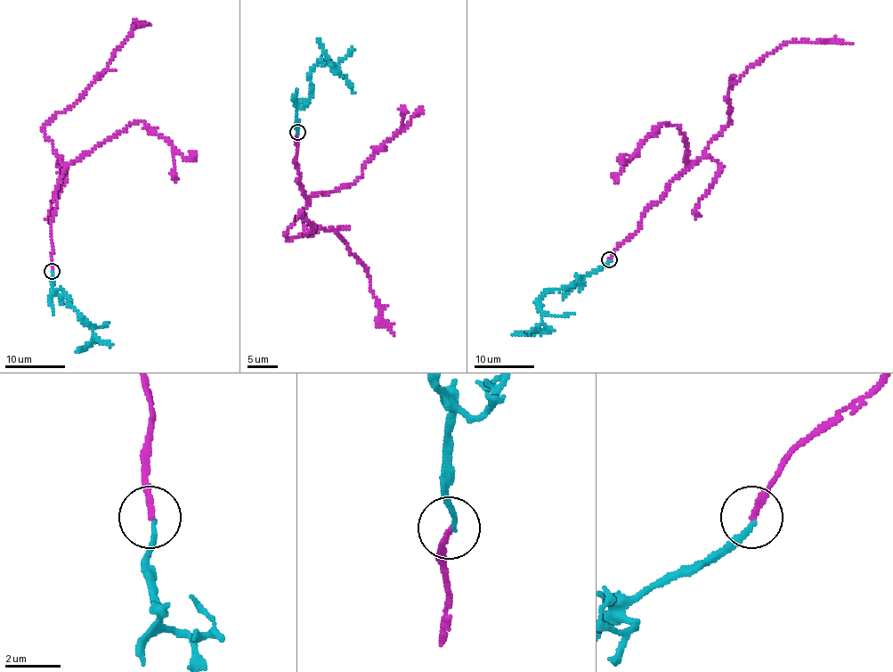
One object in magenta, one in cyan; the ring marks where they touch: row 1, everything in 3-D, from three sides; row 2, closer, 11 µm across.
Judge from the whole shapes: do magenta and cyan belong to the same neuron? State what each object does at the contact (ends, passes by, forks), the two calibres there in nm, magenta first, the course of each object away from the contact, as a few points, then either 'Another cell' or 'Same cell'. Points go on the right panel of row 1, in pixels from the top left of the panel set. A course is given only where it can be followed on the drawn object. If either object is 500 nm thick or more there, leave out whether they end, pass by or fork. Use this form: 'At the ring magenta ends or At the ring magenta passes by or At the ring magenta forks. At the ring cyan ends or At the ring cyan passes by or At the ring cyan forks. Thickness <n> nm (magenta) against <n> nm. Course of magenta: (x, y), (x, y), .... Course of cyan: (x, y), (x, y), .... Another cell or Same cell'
At the ring magenta ends. At the ring cyan ends. Thickness 190 nm (magenta) against 180 nm. Course of magenta: (609, 260), (637, 229), (640, 216), (731, 121), (727, 94), (749, 68), (791, 41), (852, 43). Course of cyan: (609, 260), (588, 274), (582, 280), (584, 283), (548, 290), (540, 299), (542, 323), (548, 329), (511, 334). Another cell

